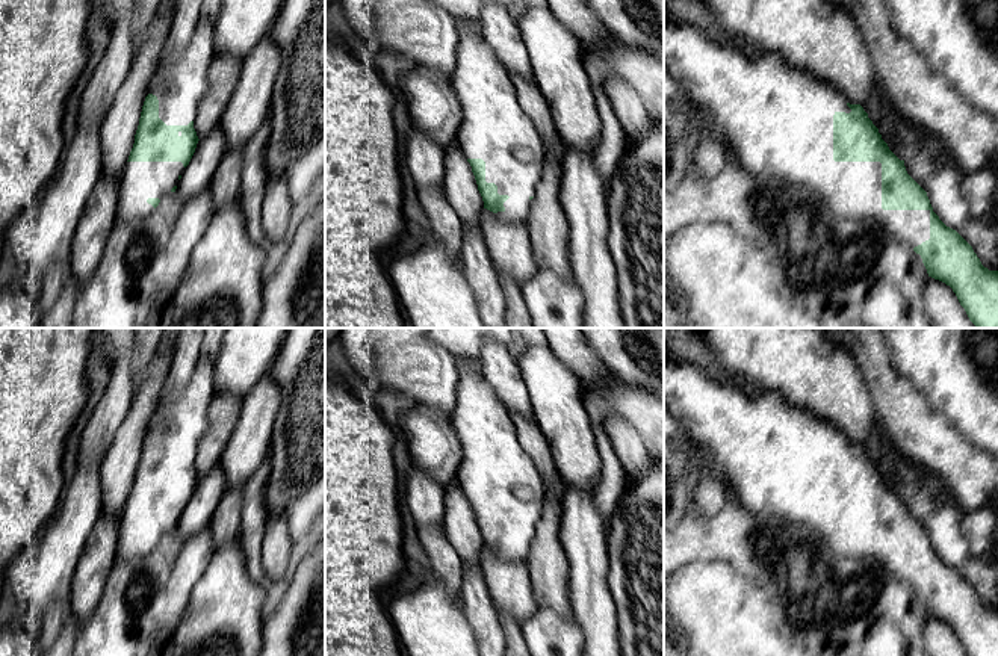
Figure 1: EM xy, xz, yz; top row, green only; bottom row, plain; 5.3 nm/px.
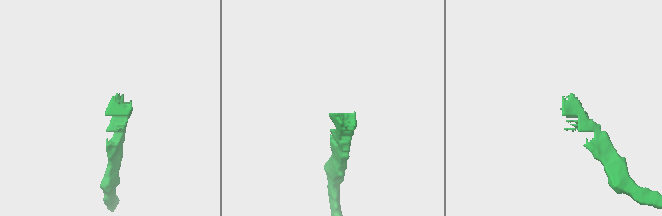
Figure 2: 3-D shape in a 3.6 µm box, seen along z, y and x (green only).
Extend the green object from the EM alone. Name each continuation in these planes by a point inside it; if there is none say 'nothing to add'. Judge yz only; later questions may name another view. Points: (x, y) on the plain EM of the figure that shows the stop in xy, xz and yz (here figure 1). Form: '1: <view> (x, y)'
1: yz (777, 457)

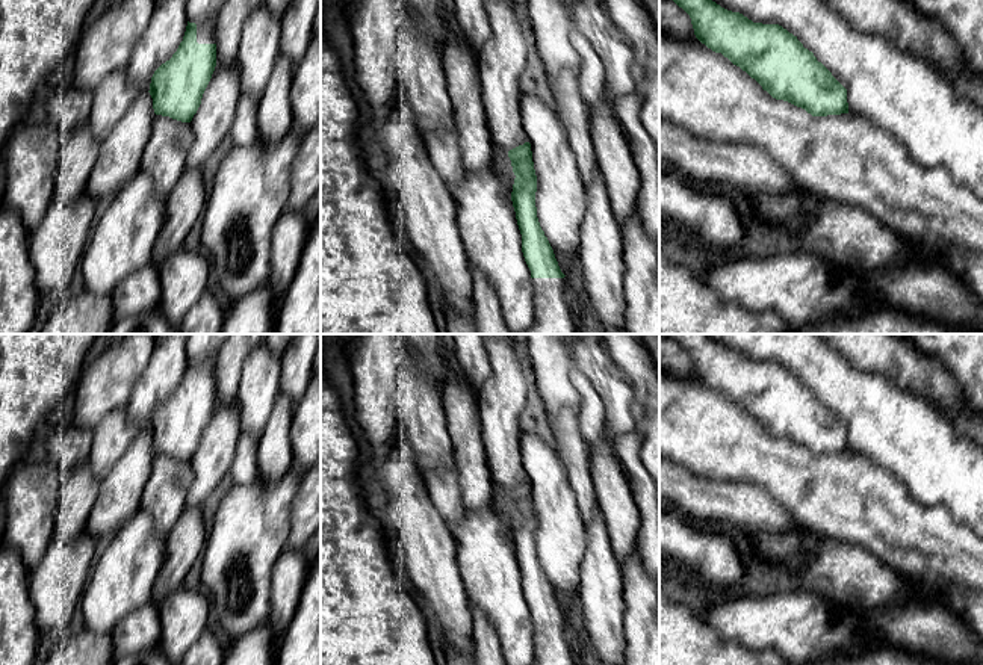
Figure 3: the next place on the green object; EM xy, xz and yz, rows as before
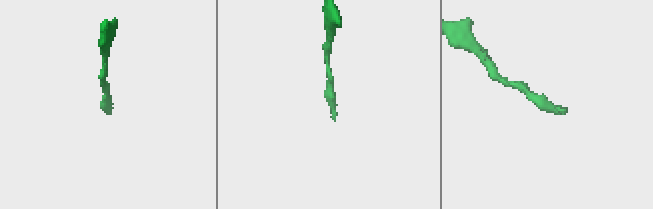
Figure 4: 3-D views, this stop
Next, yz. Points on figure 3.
nothing to add

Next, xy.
1: xy (204, 369)

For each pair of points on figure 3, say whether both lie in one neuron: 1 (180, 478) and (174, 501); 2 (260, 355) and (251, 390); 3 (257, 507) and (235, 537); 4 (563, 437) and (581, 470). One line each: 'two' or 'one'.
1: one
2: one
3: one
4: one

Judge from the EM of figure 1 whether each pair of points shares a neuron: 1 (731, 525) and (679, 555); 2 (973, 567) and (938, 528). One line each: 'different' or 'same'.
1: same
2: same

